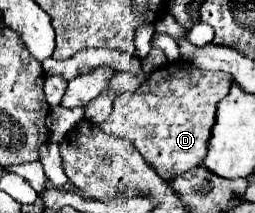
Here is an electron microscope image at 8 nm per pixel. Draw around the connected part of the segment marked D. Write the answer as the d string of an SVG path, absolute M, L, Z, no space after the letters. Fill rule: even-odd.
M167 63L151 73L151 77L133 93L127 97L121 95L113 103L111 115L103 123L133 123L129 131L129 139L135 141L137 151L147 159L147 163L159 173L163 181L171 181L173 177L181 175L183 171L189 171L193 167L199 167L203 163L203 155L207 155L207 139L211 137L211 123L215 123L215 111L217 103L229 93L231 89L231 75L223 75L223 71L203 71L187 63Z

